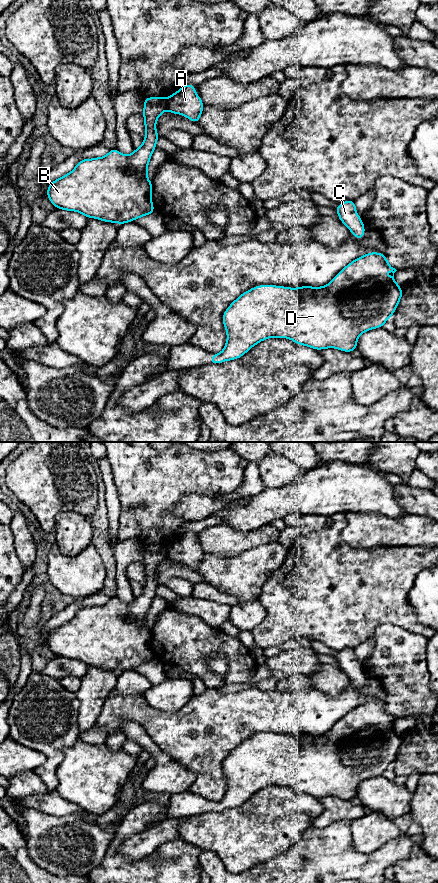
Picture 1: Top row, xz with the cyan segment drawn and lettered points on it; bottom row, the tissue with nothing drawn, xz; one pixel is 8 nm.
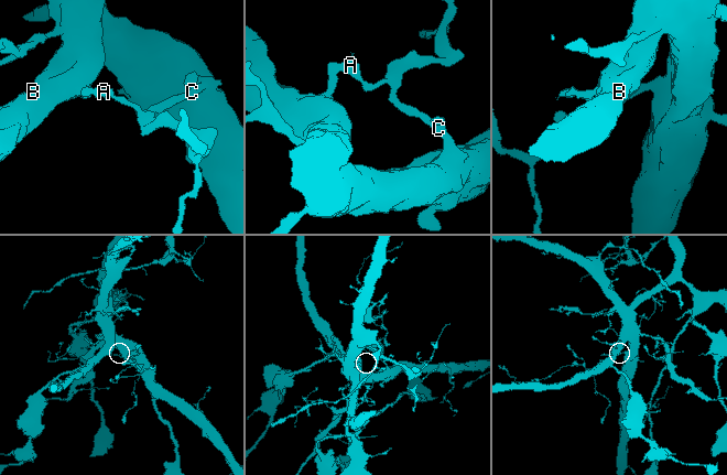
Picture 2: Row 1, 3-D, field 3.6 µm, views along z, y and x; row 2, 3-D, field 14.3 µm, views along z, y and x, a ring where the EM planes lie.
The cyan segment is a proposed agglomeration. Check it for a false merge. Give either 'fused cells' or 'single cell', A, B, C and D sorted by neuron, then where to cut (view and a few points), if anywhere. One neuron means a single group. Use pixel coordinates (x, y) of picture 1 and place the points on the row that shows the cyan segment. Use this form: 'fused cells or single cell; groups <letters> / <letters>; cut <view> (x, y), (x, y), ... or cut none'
fused cells; groups A C D / B; cut xz (165, 99), (167, 109)

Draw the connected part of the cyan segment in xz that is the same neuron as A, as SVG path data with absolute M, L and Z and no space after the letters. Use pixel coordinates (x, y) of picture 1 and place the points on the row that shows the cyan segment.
M186 84L171 94L166 99L166 106L171 113L183 115L197 124L204 108L193 84Z

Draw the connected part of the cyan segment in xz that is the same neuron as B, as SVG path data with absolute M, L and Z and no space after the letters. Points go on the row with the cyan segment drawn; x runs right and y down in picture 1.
M144 98L146 135L142 145L130 155L124 155L114 148L106 156L82 159L70 173L50 183L46 195L51 203L61 210L76 211L87 218L118 224L155 213L151 196L152 181L147 178L147 168L151 155L157 148L157 119L166 110L165 98Z

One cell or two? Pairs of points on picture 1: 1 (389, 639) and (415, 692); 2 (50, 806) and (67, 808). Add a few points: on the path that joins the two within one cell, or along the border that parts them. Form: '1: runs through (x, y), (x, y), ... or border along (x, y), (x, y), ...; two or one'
1: runs through (398, 652), (398, 672), (402, 679); one
2: runs through (54, 806), (63, 808); one

